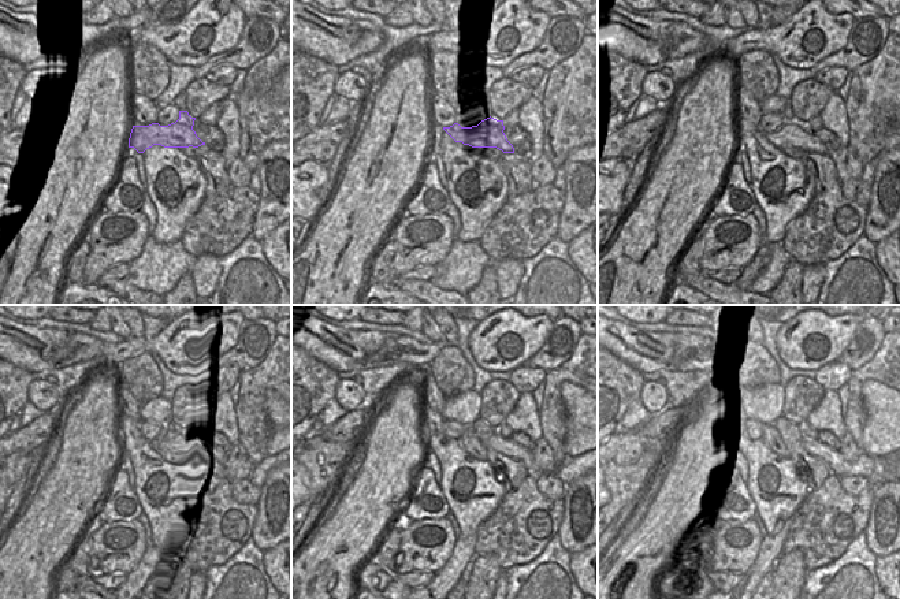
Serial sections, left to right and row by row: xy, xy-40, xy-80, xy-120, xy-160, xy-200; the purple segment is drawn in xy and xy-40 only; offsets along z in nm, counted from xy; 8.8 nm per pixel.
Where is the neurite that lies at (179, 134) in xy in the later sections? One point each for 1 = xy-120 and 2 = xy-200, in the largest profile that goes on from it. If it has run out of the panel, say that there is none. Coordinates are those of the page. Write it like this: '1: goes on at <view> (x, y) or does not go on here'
1: goes on at xy-120 (186, 442)
2: goes on at xy-200 (865, 465)

